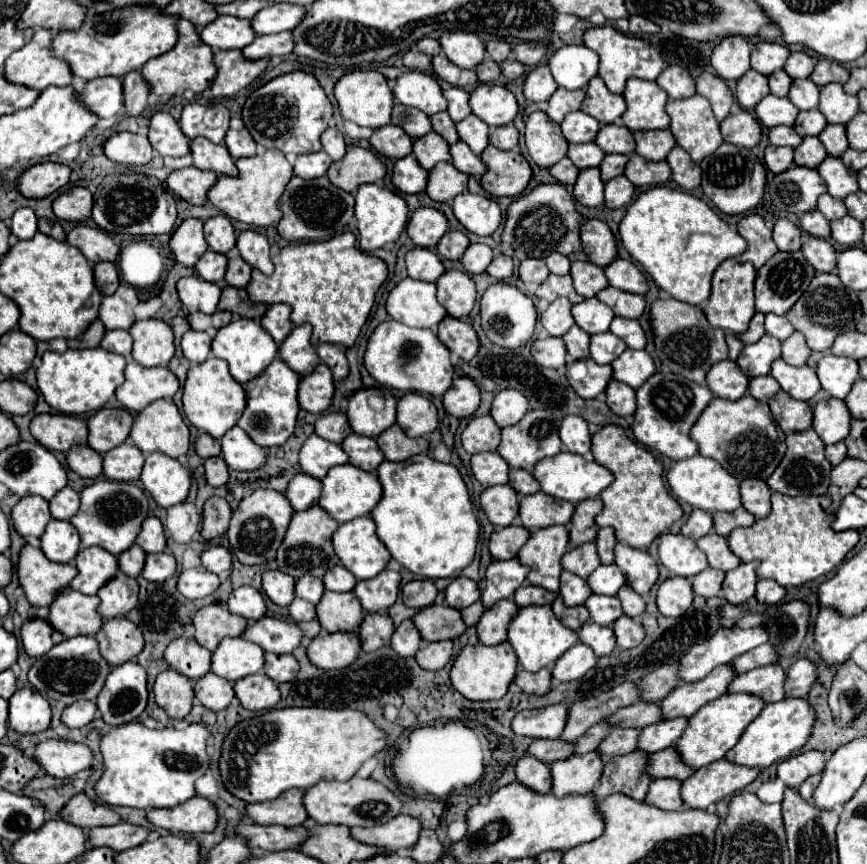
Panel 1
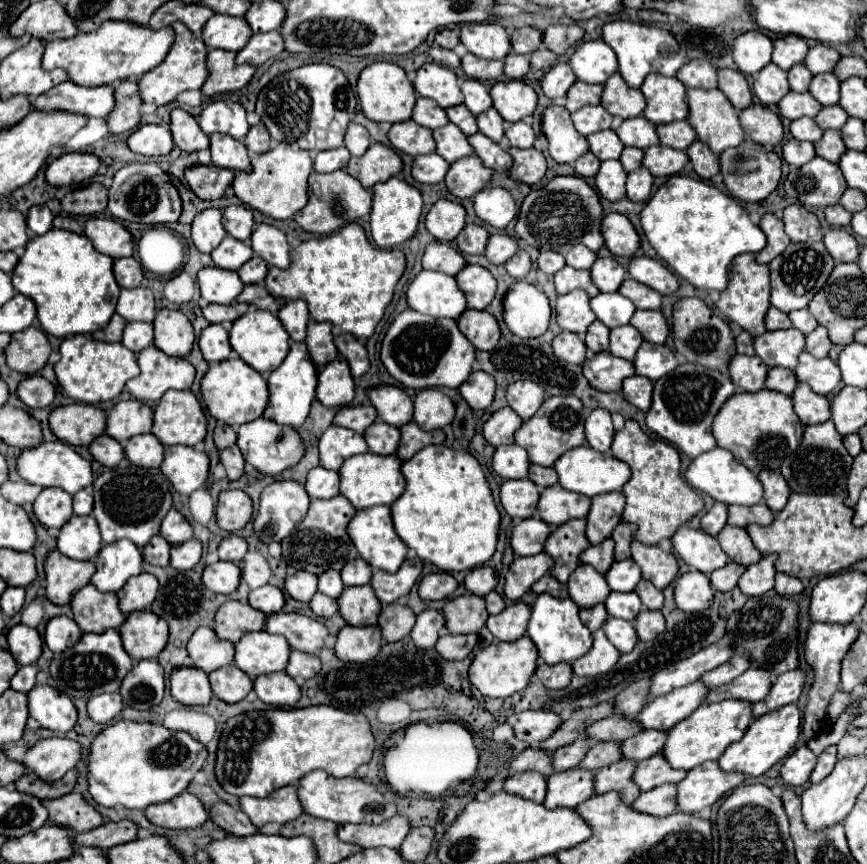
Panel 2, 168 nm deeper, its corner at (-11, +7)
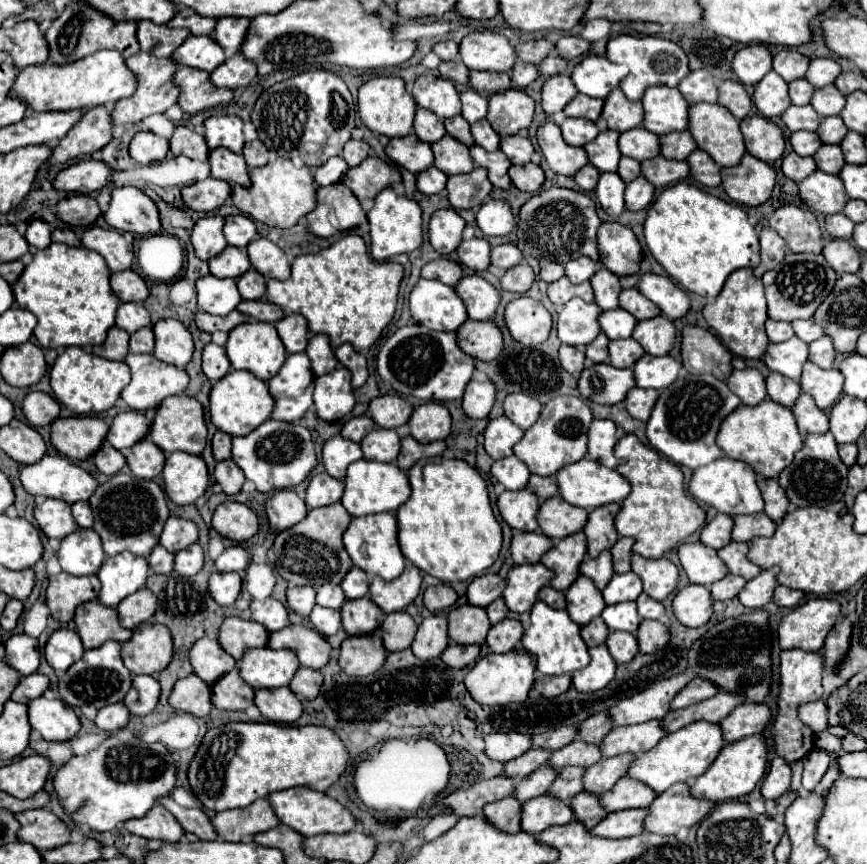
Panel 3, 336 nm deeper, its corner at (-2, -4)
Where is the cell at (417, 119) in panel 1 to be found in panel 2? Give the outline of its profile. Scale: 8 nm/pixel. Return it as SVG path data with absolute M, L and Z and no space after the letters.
M418 98L416 106L414 106L412 120L418 122L418 124L422 124L424 128L430 128L430 130L436 130L436 128L448 124L448 116L446 116L444 108L440 108L430 98Z

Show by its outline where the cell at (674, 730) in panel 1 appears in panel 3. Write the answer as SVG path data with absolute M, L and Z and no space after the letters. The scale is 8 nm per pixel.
M623 753L613 759L603 759L595 765L591 765L583 777L585 791L591 791L591 793L609 791L627 773L627 769L631 767L633 761L635 761L633 753L627 753L627 755Z

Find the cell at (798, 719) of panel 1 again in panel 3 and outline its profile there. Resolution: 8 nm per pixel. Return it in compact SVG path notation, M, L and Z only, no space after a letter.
M763 733L749 735L731 745L725 745L721 755L715 759L715 763L693 781L691 795L711 799L715 803L733 801L733 799L747 795L763 779L763 775L767 771L767 755L769 755L769 745L767 745L767 737Z

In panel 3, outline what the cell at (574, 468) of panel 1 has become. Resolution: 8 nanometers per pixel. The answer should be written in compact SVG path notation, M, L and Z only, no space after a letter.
M581 459L577 463L565 465L557 473L557 487L559 487L561 497L567 503L579 505L587 511L591 511L595 507L601 507L601 505L607 505L607 503L621 503L631 491L629 481L625 477L621 477L615 469L607 469L607 467L603 467L595 461L589 461L589 459Z

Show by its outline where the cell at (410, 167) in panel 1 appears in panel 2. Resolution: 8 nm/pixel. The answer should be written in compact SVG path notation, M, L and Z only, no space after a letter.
M432 152L426 156L414 158L412 176L422 184L438 184L444 180L448 168L450 168L450 164L442 156L438 156L436 152Z

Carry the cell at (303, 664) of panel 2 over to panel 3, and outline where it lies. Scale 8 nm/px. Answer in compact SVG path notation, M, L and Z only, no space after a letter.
M299 667L295 677L289 683L289 689L299 697L299 699L313 699L319 693L323 679L317 669L309 667Z

